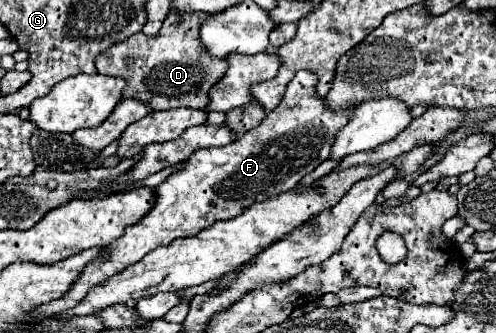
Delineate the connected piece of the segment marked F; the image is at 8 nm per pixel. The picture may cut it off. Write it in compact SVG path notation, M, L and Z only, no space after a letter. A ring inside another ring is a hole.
M298 71L290 81L282 103L270 111L258 127L246 131L230 145L194 151L184 163L182 171L170 175L156 187L156 205L142 221L126 227L124 235L110 245L108 259L98 257L96 261L88 263L84 267L86 271L80 273L66 295L54 303L38 307L36 315L44 317L76 307L94 285L140 261L152 249L170 245L180 237L196 235L214 221L232 219L258 201L266 201L294 189L302 177L312 173L330 157L334 131L340 131L348 123L350 111L354 109L346 107L346 111L330 111L324 97L318 97L316 85L318 75L312 71Z

